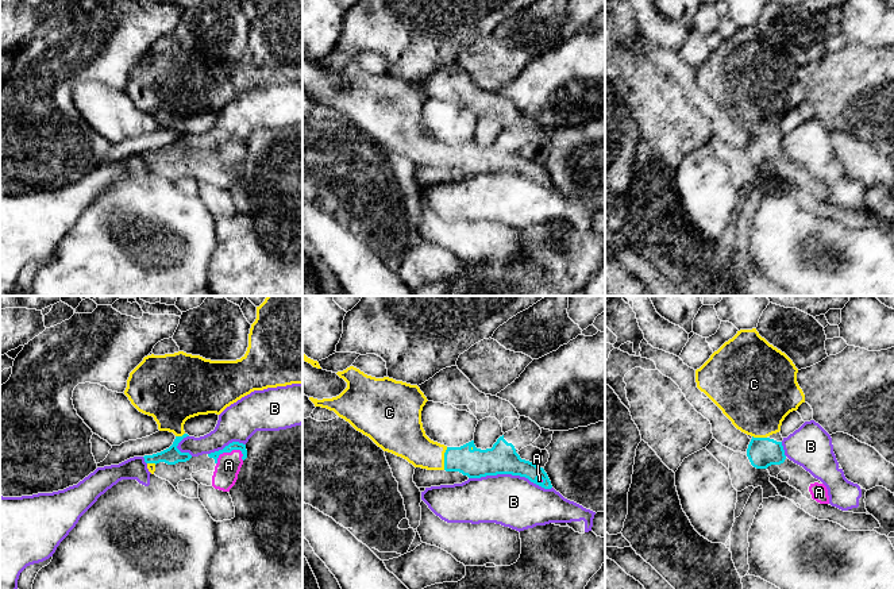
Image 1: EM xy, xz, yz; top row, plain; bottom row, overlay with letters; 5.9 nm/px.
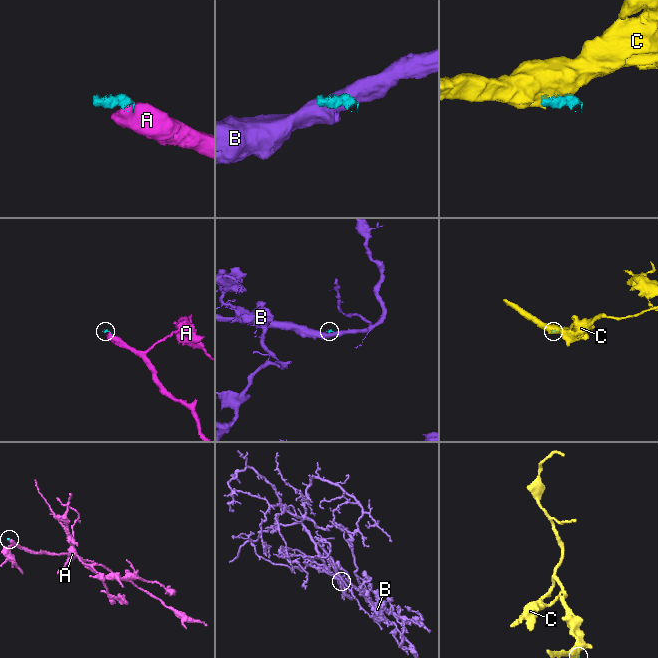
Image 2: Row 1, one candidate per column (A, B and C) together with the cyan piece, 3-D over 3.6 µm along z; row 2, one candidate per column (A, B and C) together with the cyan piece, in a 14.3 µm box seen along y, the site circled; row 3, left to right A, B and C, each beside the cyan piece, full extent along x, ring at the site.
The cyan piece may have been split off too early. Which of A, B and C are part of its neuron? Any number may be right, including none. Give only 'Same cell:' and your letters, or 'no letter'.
Same cell: A, C

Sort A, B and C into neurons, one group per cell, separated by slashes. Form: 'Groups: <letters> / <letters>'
Groups: A C / B

